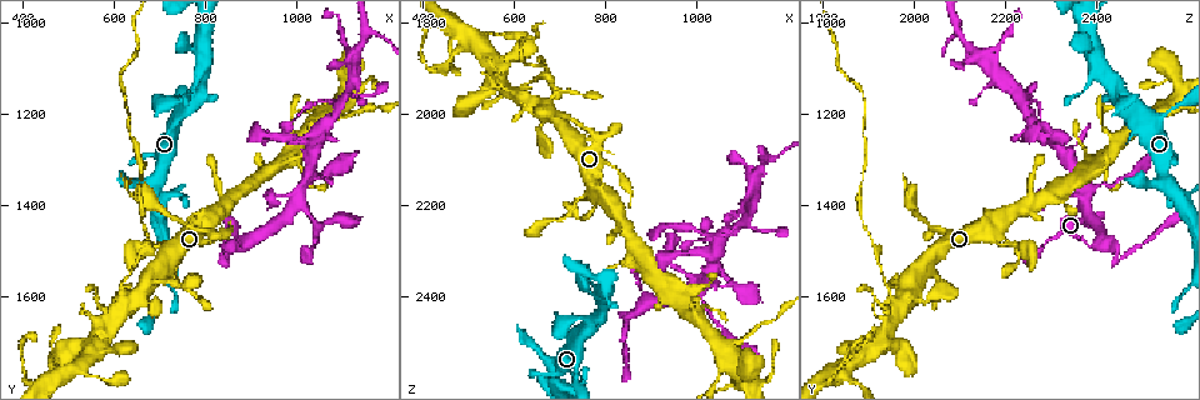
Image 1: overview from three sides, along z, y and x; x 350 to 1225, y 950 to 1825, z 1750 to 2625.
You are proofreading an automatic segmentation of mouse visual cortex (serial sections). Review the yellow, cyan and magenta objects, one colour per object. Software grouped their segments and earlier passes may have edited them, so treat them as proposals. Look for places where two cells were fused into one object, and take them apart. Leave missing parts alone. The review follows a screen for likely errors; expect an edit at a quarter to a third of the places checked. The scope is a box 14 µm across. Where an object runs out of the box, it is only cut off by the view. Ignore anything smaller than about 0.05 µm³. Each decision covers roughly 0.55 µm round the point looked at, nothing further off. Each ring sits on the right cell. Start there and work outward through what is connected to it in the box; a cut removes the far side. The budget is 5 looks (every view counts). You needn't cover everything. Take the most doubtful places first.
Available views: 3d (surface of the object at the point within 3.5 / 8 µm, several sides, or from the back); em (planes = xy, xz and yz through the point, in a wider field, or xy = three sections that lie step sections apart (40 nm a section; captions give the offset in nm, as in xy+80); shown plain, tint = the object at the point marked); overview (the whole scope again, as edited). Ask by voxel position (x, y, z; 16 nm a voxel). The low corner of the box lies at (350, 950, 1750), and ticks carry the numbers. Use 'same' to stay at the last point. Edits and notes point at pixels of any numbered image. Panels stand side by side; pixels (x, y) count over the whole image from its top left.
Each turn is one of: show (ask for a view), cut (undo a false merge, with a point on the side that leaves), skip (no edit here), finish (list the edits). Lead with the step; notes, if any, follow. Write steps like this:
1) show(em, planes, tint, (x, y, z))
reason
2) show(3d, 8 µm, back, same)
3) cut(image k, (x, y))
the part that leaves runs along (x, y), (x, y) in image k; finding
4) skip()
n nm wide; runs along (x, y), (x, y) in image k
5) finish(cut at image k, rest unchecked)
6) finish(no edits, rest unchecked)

show(3d, 8 µm, (855, 1485, 2440))
sharp bend

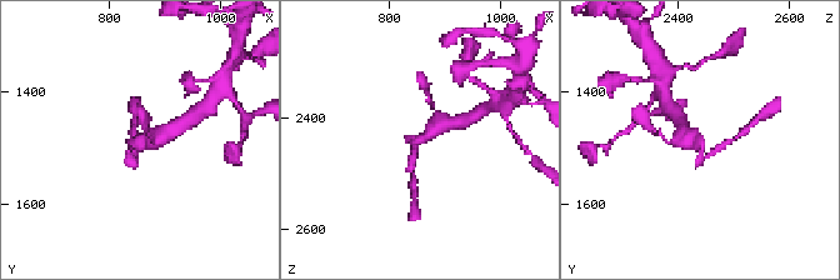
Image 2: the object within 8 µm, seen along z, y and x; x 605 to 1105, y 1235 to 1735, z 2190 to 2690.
show(em, xy, step 1, tint, (855, 1485, 2435))
arms of 150, 300 nm

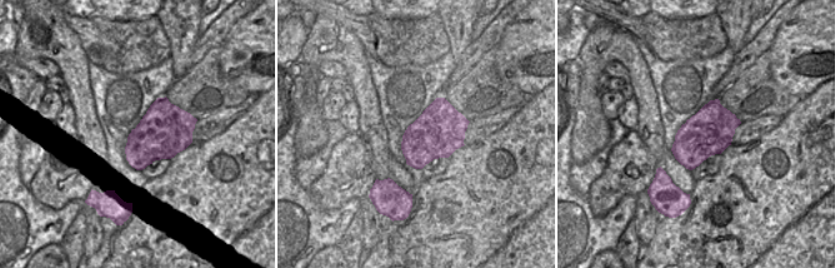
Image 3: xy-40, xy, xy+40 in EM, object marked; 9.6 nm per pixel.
cut(image 2, (411, 165))
the part that leaves runs along (703, 151), (704, 160), (736, 136) in image 2; two cells meet here

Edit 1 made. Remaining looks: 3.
show(overview)

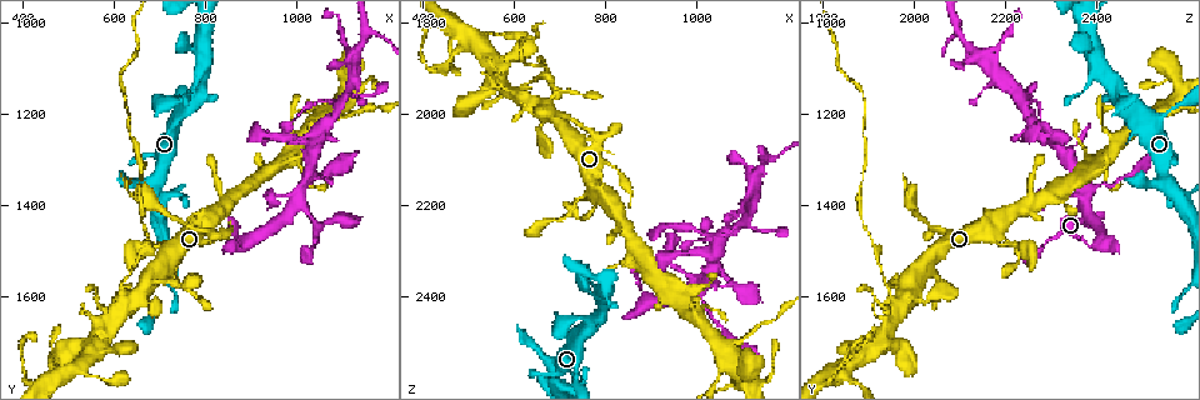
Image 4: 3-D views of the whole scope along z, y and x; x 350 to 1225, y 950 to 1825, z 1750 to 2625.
show(em, xy, step 1, tint, (1095, 1170, 2235))
arms part here

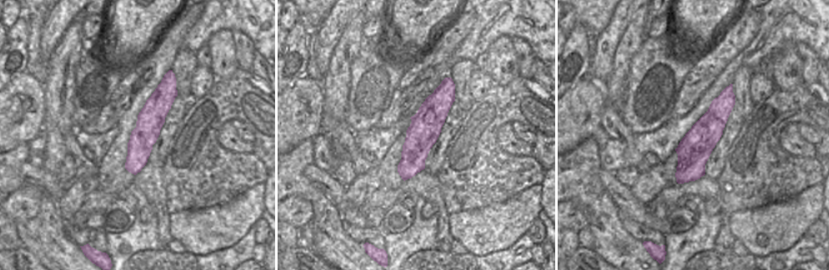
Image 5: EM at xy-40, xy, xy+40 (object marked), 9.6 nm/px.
show(3d, 3.5 µm, same)
wider look

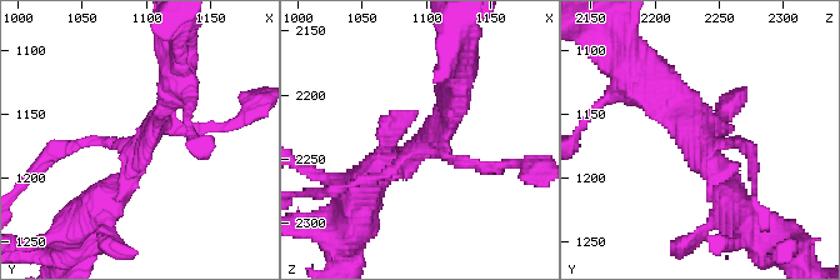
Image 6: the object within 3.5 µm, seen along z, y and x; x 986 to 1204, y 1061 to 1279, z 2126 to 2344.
skip()
runs along (729, 90), (680, 180) in image 5; all the same cell

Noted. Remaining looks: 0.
finish(cut at image 2, rest unchecked)

